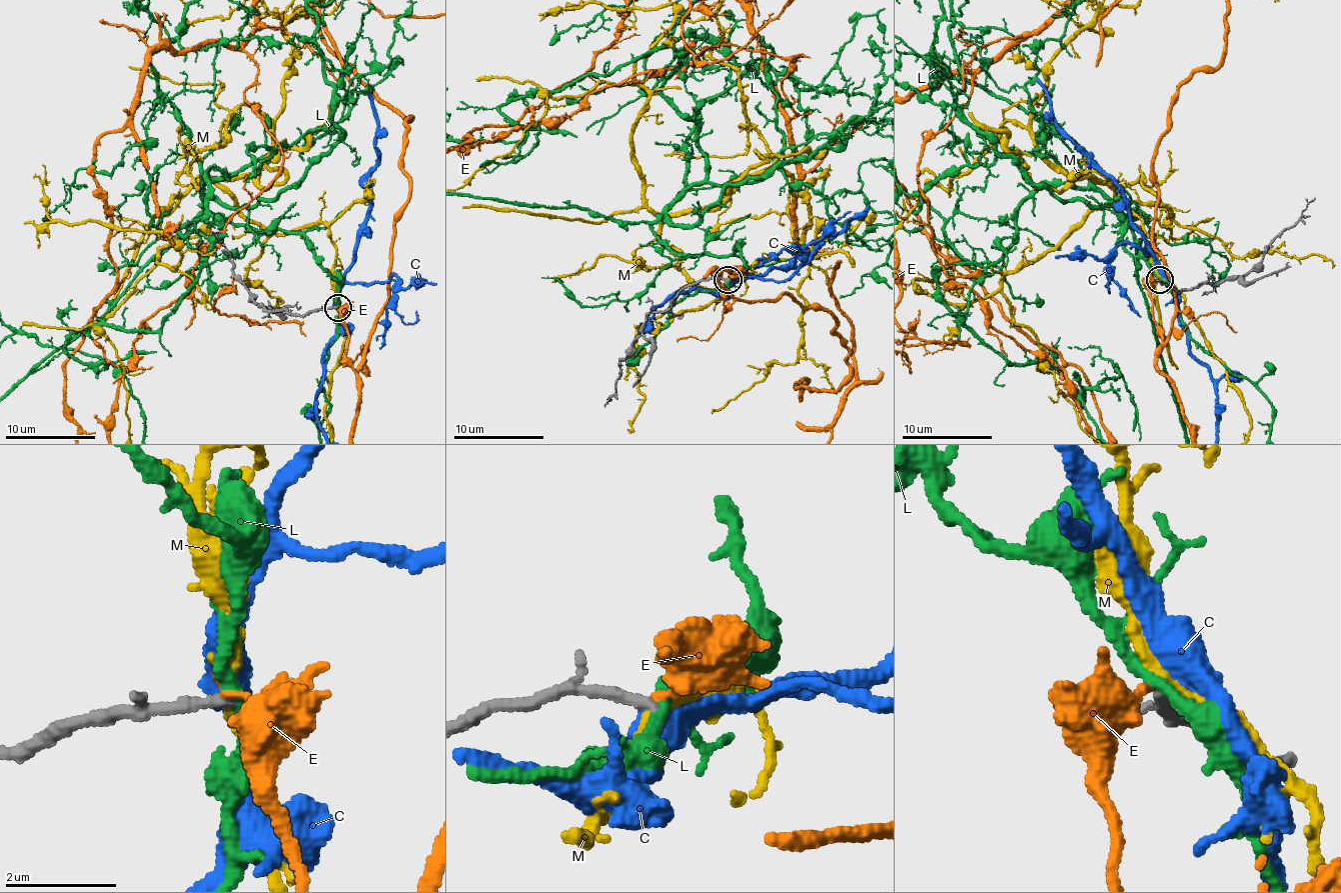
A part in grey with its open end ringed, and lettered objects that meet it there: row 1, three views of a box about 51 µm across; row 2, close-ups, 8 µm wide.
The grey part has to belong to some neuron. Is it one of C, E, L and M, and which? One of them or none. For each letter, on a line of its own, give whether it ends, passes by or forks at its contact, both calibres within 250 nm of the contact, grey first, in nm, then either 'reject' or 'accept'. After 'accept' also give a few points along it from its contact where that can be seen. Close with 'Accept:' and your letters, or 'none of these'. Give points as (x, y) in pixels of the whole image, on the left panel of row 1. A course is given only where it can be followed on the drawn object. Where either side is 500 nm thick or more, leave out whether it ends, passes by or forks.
C: it passes by | 240/440 nm | reject
E: it ends | 220/280 nm | reject
L: it passes by | 220/240 nm | reject
M: it passes by | 240/220 nm | reject
Accept: none of these

